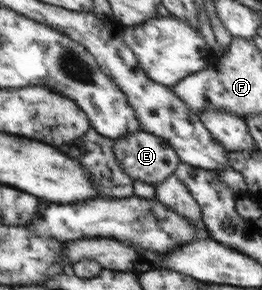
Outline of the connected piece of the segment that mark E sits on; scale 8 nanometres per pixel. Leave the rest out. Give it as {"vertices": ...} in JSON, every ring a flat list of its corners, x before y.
{"vertices":[[140,130,113,139,112,150,124,174,153,186,173,174,180,164,179,156,164,140]]}

